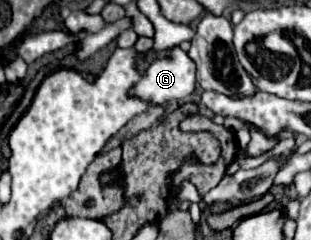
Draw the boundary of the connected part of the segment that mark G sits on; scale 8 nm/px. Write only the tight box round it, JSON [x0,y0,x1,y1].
[128,47,194,105]

